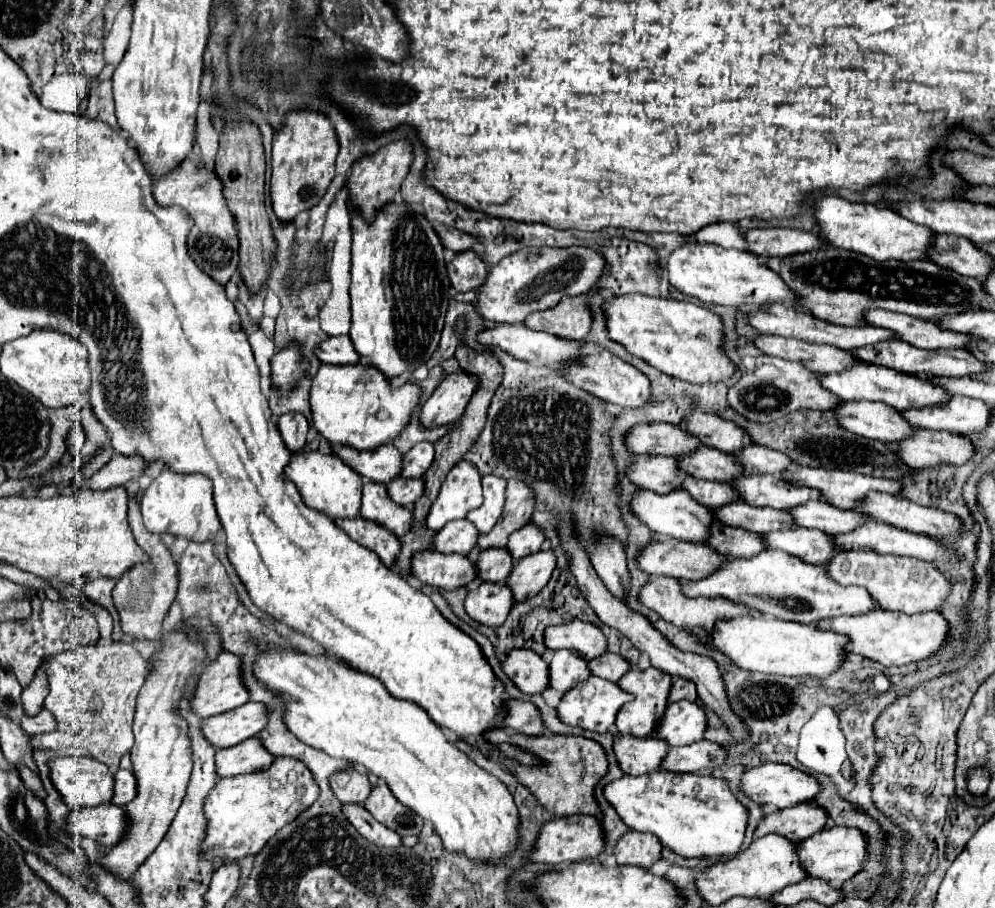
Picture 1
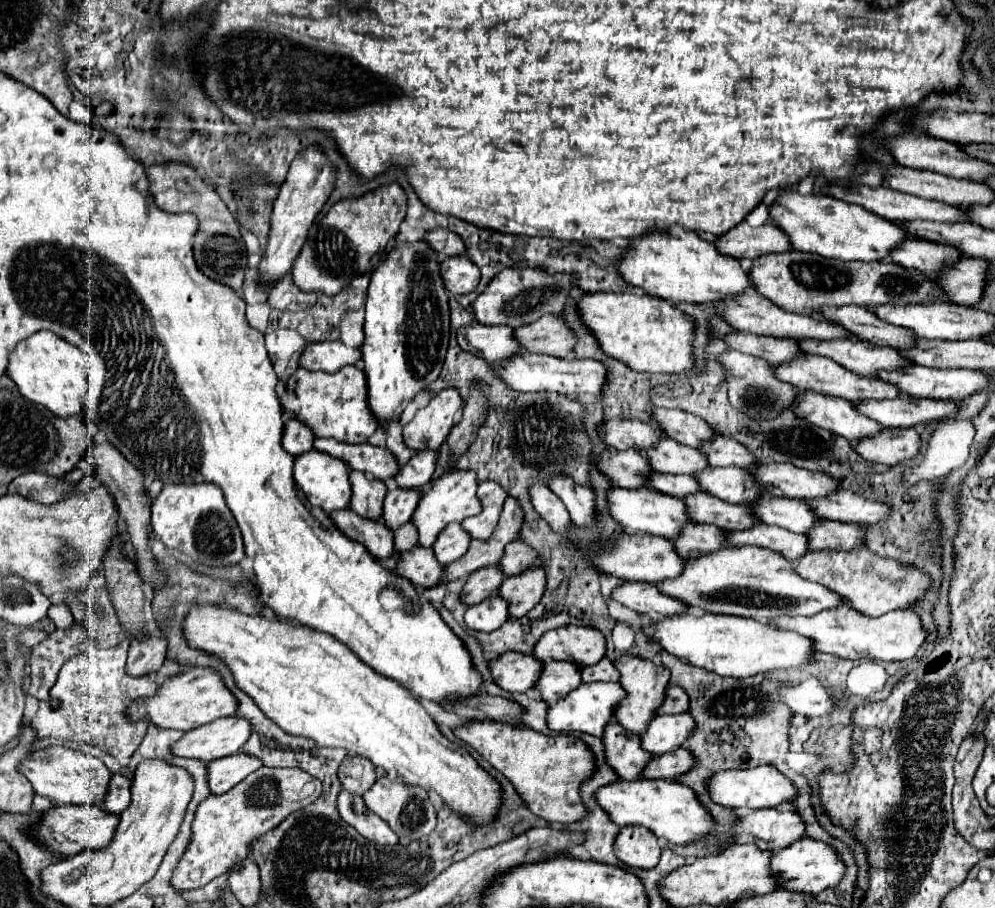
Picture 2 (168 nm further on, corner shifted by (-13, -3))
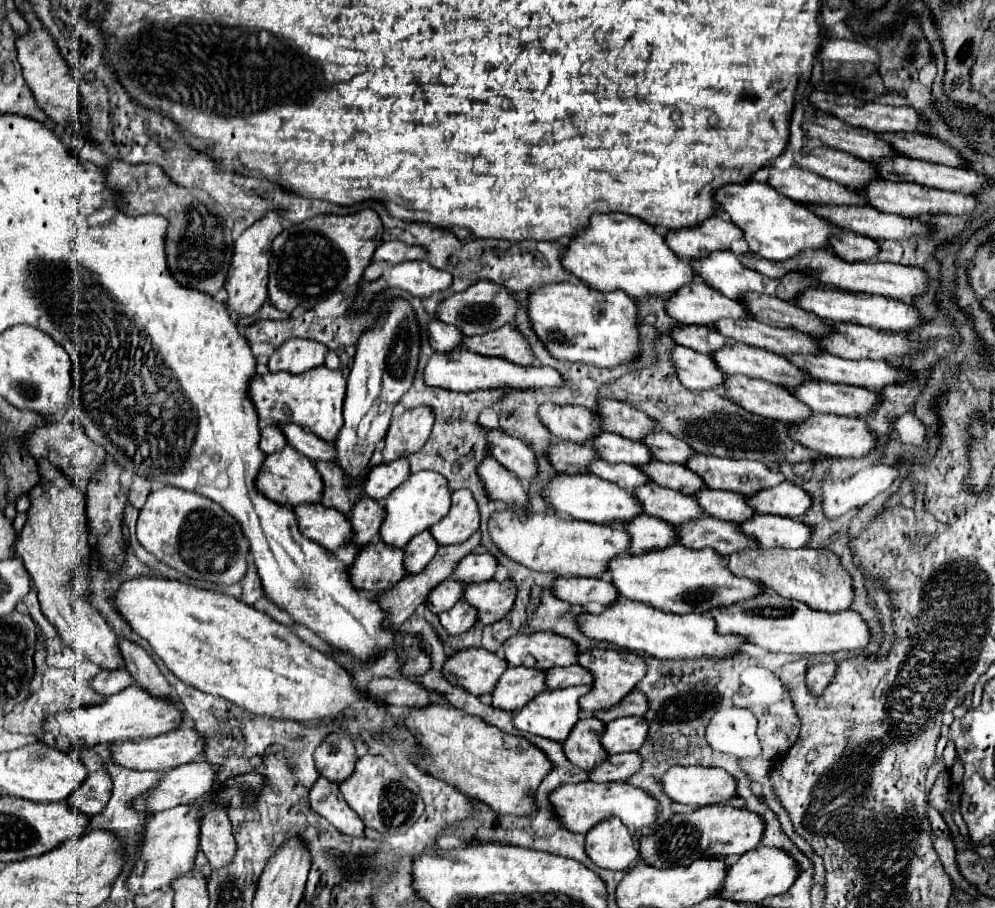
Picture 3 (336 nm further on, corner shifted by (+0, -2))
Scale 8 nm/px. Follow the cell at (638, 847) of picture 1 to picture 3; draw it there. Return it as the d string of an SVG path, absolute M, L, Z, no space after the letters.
M602 820L586 834L586 854L600 868L626 870L640 856L634 836L620 820Z

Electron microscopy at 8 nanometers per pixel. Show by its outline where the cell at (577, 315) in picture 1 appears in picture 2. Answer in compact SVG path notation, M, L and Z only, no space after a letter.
M551 313L539 317L539 321L531 325L515 329L515 339L519 341L521 349L529 353L543 353L563 359L569 359L569 353L573 351L575 345L575 337L565 327L563 319Z

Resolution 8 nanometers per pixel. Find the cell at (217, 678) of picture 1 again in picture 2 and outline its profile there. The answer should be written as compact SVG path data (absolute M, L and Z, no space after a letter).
M187 667L181 673L165 679L157 693L151 697L143 697L143 701L135 701L131 705L129 713L133 721L147 721L149 725L161 727L161 729L179 729L189 731L195 727L201 727L205 723L211 723L221 717L235 715L237 699L231 695L231 691L223 685L221 677L211 669L201 667Z

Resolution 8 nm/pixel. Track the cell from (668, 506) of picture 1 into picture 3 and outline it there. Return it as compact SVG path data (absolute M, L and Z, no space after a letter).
M560 474L544 488L544 496L554 506L558 516L586 520L594 524L610 524L624 528L630 520L644 514L644 506L634 494L626 492L624 488L618 488L618 484L604 480L596 474Z

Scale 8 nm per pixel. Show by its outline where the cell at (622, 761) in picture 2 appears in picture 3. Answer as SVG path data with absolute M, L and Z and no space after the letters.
M594 716L578 720L574 732L570 732L570 740L564 742L564 752L568 760L588 772L598 764L604 764L610 756L600 742L604 730L606 724L602 720L596 720Z

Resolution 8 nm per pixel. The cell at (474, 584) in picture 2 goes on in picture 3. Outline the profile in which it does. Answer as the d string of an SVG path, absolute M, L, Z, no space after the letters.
M444 580L442 584L438 584L438 588L434 588L434 592L430 592L426 604L434 614L442 614L446 610L450 610L458 600L462 600L464 596L464 584L460 580Z

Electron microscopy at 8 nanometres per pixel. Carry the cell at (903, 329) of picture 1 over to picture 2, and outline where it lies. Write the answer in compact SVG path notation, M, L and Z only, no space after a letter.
M845 305L839 309L823 309L823 321L841 325L851 333L851 337L859 341L871 341L875 345L895 345L895 349L913 347L913 333L909 329L899 329L891 323L879 321L871 311L859 305Z

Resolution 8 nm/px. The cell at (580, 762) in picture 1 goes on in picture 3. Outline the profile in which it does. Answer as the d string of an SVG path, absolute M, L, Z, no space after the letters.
M436 704L426 712L410 712L404 724L416 734L426 748L426 756L418 762L428 772L438 772L442 780L458 784L462 792L470 792L498 814L530 816L538 812L534 792L546 774L552 772L552 760L530 740L506 734L496 726L486 724L478 716L470 716L450 704Z

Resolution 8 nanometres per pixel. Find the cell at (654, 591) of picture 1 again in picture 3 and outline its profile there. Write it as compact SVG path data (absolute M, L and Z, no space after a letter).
M558 578L554 594L570 604L578 604L592 612L602 612L618 600L618 590L604 578Z

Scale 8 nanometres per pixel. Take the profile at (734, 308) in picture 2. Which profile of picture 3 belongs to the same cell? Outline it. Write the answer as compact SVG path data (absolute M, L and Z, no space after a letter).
M700 278L668 300L668 314L682 324L714 324L722 318L752 318L740 300L730 300Z

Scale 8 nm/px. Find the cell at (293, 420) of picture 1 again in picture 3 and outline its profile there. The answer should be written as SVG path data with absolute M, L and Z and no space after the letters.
M268 424L262 428L262 438L260 438L260 450L264 454L274 454L280 452L284 446L288 446L286 436L278 424Z

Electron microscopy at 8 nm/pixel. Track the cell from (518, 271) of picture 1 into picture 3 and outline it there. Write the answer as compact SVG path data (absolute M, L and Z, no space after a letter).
M478 280L468 290L442 300L438 306L438 316L442 322L458 326L464 332L464 336L474 336L474 334L486 334L486 332L498 330L502 324L514 322L518 308L520 308L520 302L516 300L516 292L492 280Z

